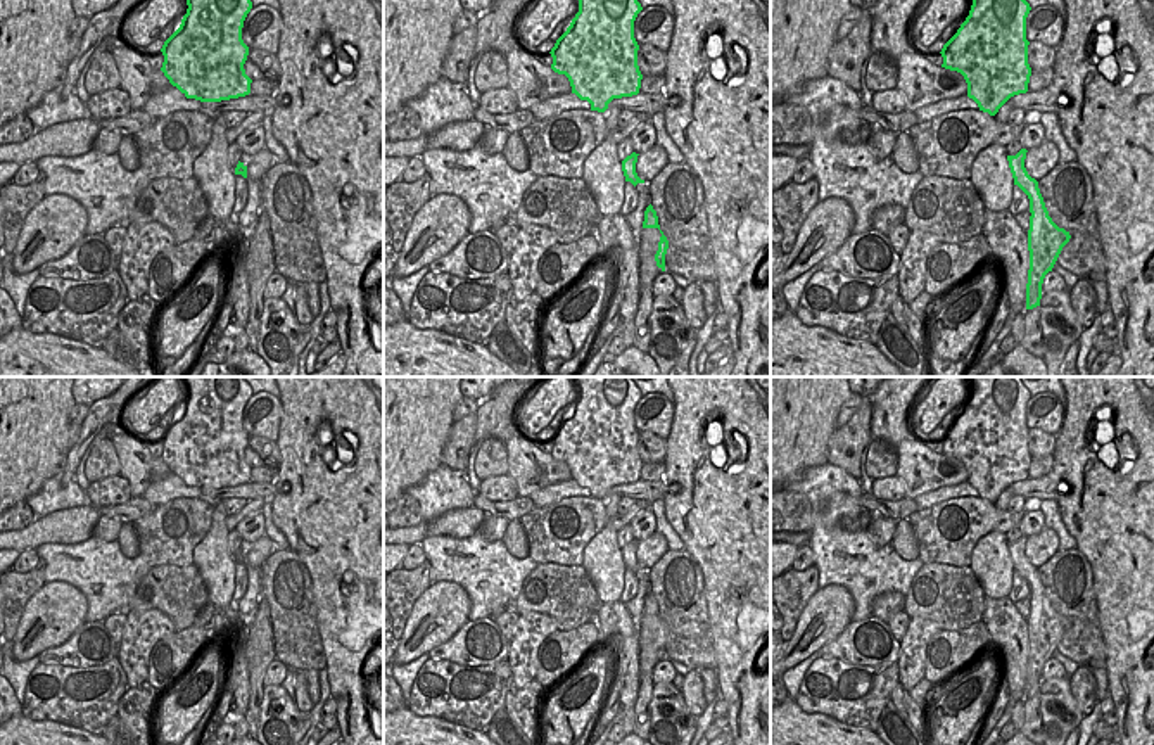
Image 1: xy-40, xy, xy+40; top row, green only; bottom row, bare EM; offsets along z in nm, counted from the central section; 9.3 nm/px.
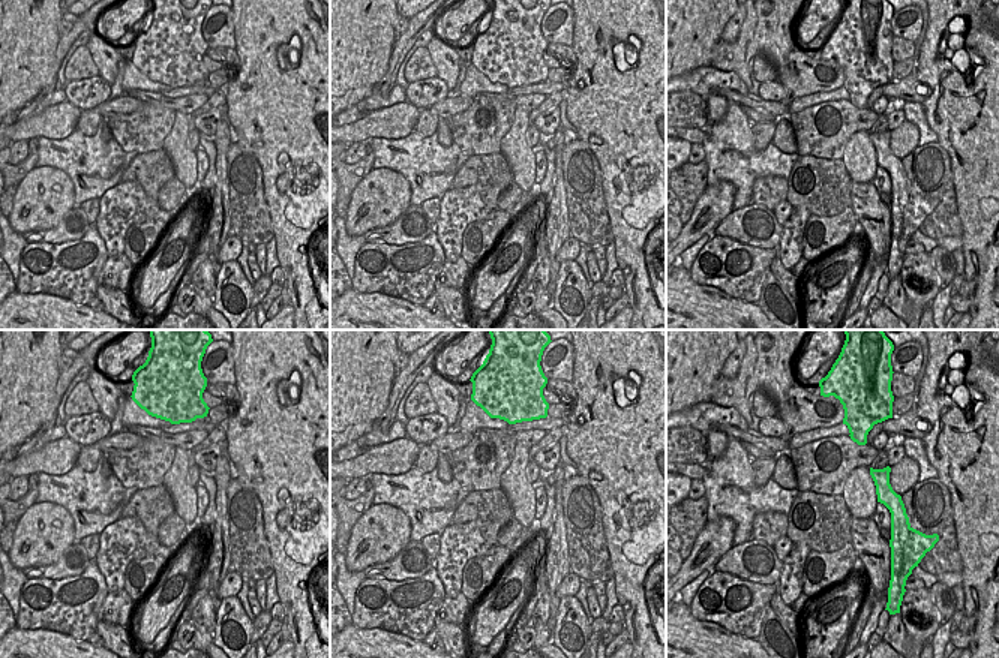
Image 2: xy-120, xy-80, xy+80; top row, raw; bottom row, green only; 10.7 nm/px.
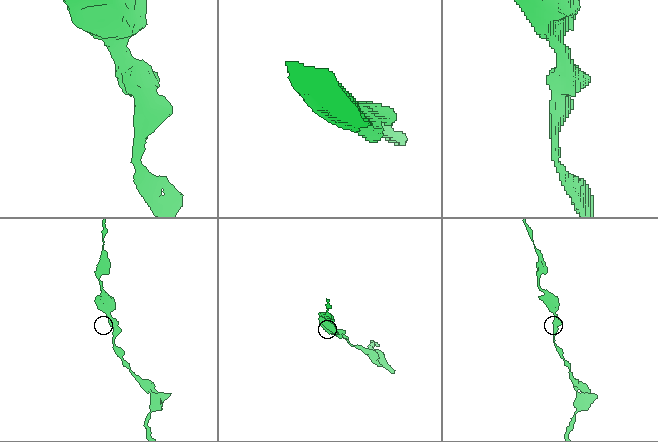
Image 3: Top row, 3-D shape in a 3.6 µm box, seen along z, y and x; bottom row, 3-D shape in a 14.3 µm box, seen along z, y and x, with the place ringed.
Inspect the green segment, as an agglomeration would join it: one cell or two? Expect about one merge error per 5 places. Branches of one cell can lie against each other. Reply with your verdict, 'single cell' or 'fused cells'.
single cell

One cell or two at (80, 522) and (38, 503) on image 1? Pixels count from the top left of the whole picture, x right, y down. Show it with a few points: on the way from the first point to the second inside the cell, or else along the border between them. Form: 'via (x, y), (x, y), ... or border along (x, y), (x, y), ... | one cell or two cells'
border along (88, 503), (59, 509), (37, 519) | two cells

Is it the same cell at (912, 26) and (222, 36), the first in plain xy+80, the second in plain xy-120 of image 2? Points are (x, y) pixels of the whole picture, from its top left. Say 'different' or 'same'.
same

